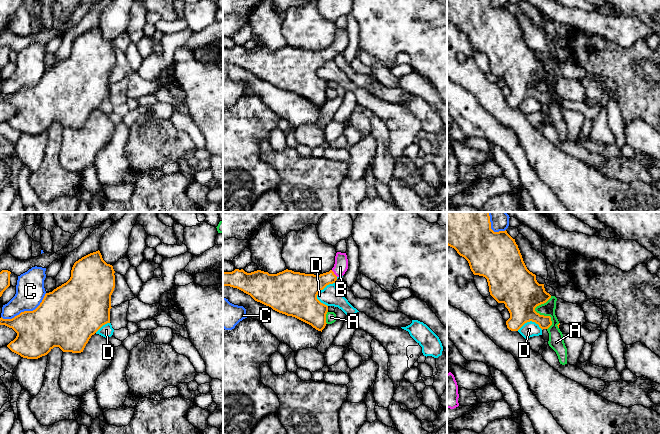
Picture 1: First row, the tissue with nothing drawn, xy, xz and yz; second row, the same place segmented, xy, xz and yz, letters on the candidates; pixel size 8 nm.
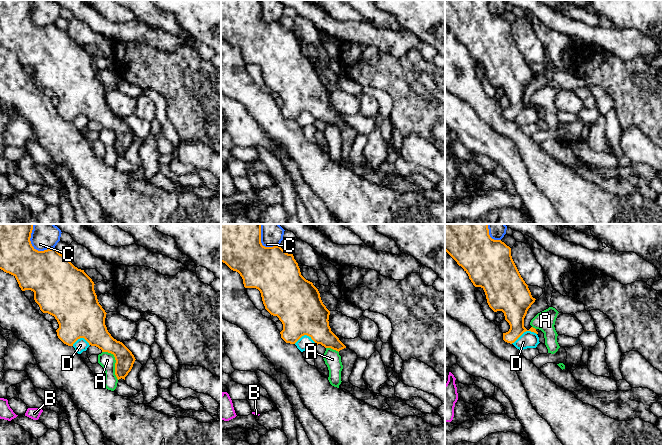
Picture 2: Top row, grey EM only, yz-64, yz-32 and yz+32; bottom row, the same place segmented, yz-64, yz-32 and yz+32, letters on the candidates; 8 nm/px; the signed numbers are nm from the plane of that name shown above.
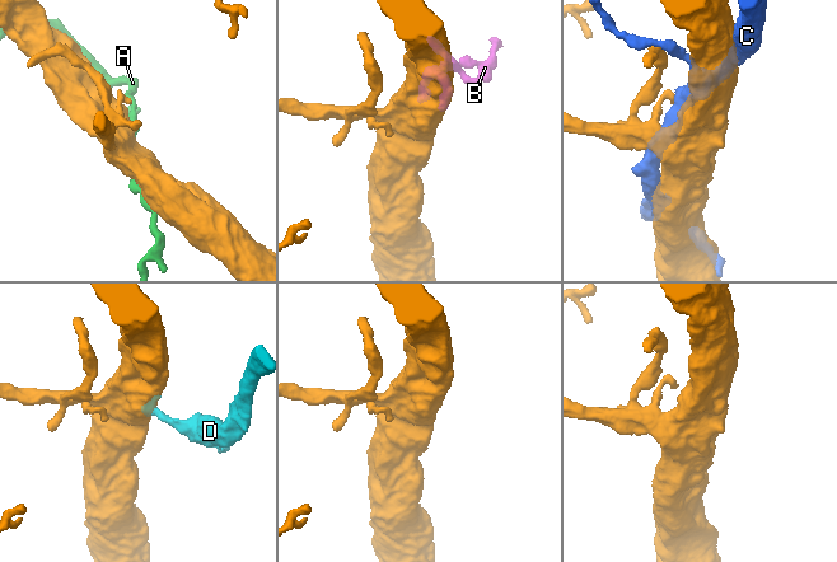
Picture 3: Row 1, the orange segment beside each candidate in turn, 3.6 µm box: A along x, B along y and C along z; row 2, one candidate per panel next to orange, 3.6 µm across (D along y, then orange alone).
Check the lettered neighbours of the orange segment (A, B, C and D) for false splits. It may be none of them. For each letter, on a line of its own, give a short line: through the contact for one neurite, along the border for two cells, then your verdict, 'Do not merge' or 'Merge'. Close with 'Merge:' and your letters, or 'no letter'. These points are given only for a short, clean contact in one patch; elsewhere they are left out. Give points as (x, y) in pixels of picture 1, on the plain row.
A: Do not merge
B: Line: xz (306, 63), (328, 54), (333, 49), (340, 43). Merge
C: Do not merge
D: Line: xz (334, 58), (326, 61), (317, 71), (317, 74), (327, 82). Do not merge
Merge: B

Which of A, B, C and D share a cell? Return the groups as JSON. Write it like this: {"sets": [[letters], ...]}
{"sets": [["A"], ["B"], ["C"], ["D"]]}

